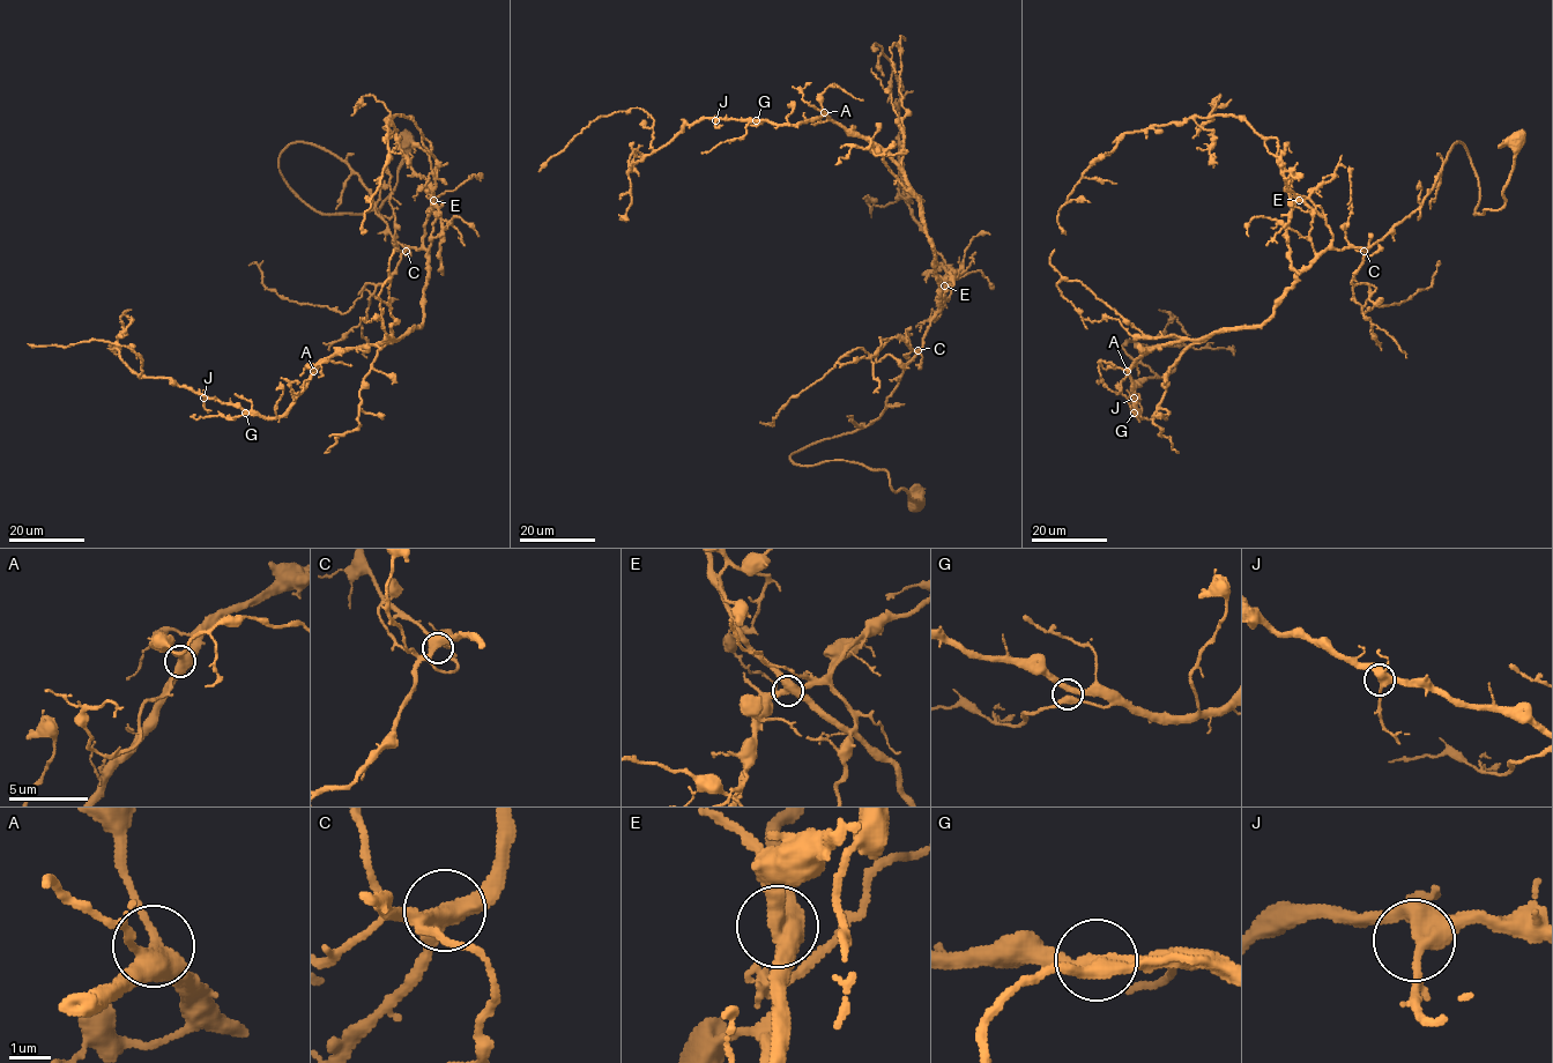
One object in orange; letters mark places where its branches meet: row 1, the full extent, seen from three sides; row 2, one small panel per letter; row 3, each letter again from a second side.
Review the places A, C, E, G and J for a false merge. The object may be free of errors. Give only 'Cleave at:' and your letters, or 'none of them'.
Cleave at: none of them

